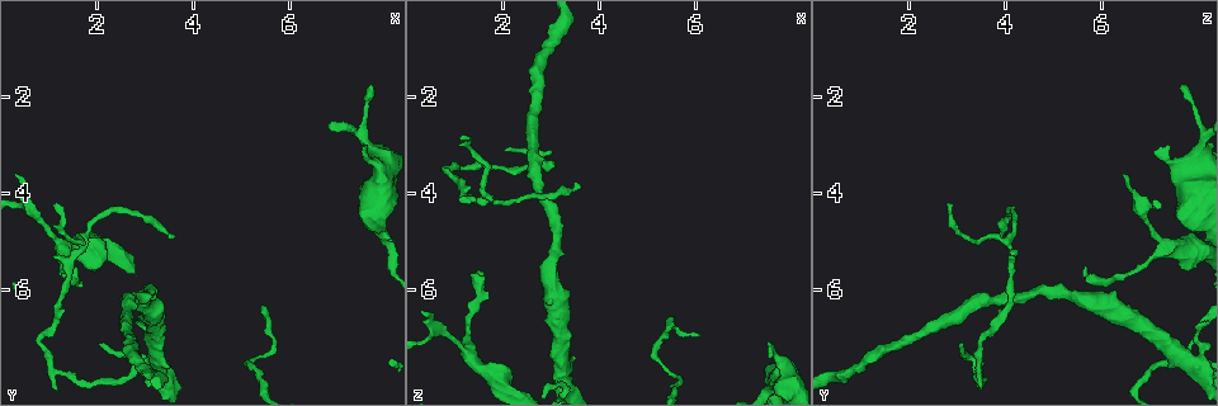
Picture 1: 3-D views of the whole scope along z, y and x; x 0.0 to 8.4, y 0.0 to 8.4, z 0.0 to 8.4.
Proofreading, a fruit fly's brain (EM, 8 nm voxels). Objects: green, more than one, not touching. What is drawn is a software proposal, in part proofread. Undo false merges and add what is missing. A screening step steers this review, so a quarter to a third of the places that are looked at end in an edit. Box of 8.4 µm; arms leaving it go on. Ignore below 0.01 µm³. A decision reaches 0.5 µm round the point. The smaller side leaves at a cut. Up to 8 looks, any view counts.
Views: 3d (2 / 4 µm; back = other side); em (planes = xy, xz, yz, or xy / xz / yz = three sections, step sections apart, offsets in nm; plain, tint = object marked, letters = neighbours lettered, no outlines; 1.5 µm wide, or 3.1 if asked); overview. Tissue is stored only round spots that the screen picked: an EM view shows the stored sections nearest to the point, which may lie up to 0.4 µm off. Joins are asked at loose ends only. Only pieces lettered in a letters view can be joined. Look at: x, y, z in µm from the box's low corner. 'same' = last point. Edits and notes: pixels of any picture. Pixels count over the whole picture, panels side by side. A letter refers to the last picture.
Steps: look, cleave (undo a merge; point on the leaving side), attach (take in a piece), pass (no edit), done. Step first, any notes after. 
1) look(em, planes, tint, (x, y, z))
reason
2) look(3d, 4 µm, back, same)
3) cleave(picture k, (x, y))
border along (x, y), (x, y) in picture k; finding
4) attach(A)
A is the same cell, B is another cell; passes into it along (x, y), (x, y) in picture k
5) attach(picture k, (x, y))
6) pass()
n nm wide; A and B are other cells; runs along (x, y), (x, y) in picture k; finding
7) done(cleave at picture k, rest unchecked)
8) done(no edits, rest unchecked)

look(em, xz, step 8, tint, (2.90, 7.55, 3.40))
branch point

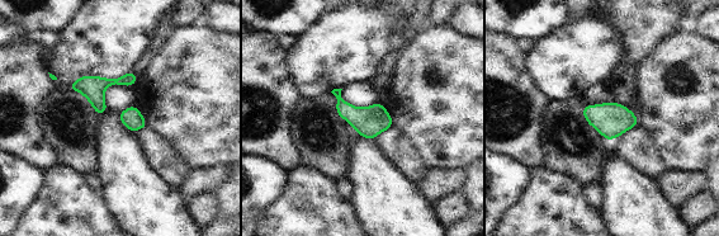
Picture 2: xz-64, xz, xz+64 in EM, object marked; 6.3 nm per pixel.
look(em, planes, tint, same)
another direction

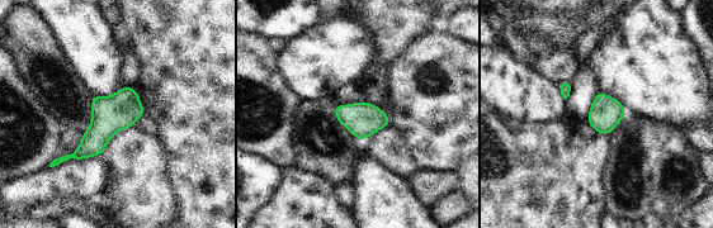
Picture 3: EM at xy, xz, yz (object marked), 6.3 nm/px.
look(em, planes, letters, same)

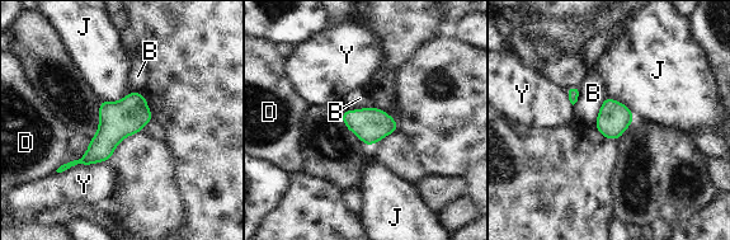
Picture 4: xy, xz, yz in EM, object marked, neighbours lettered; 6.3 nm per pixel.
pass()
B, D, J and Y are other cells; runs along (140, 97), (85, 160), (70, 164) in picture 4; one neuron here

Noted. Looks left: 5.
look(3d, 4 µm, (1.60, 5.60, 5.65))
branch stops here

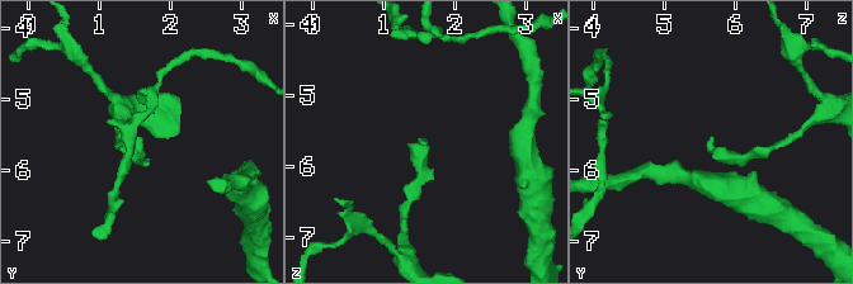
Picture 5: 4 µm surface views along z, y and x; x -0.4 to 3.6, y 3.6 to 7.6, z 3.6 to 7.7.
look(em, planes, letters, (1.55, 5.55, 5.65))

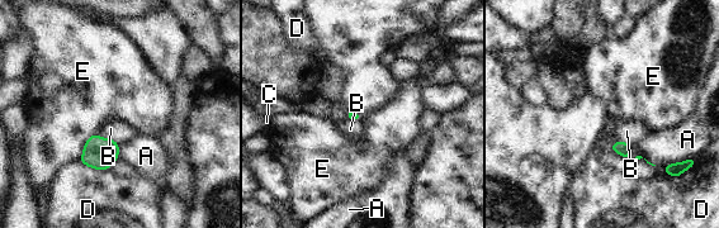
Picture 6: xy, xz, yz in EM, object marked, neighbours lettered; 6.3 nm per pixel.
pass()
A, B, C, D and E are other cells; border along (93, 132), (77, 160) in picture 6; no lettered piece goes on from it

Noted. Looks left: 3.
look(3d, 4 µm, (7.45, 3.10, 7.10))
free end

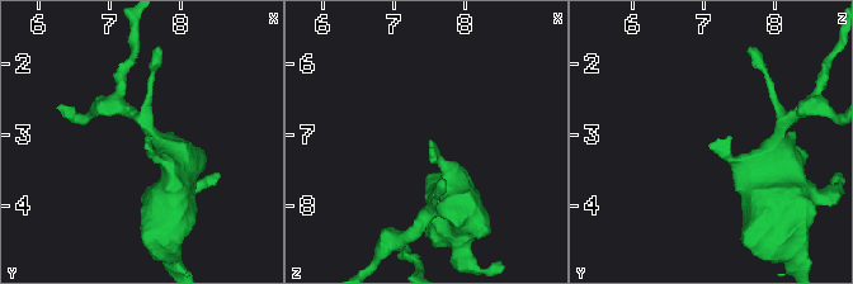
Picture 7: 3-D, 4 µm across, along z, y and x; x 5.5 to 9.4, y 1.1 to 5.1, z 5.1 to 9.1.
look(em, planes, letters, (7.50, 3.15, 7.05))
now the EM

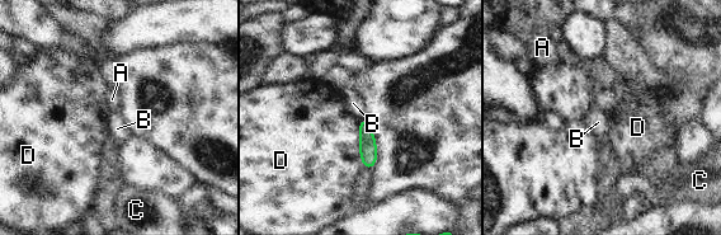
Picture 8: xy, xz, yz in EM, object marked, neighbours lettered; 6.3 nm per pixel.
pass()
A, B, C and D are other cells; border along (363, 117), (359, 120) in picture 8; no lettered piece goes on from it

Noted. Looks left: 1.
done(no edits, rest unchecked)

